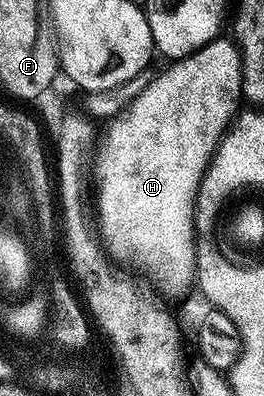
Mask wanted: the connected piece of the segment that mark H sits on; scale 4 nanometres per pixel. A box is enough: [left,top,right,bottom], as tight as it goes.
[91,37,243,299]

